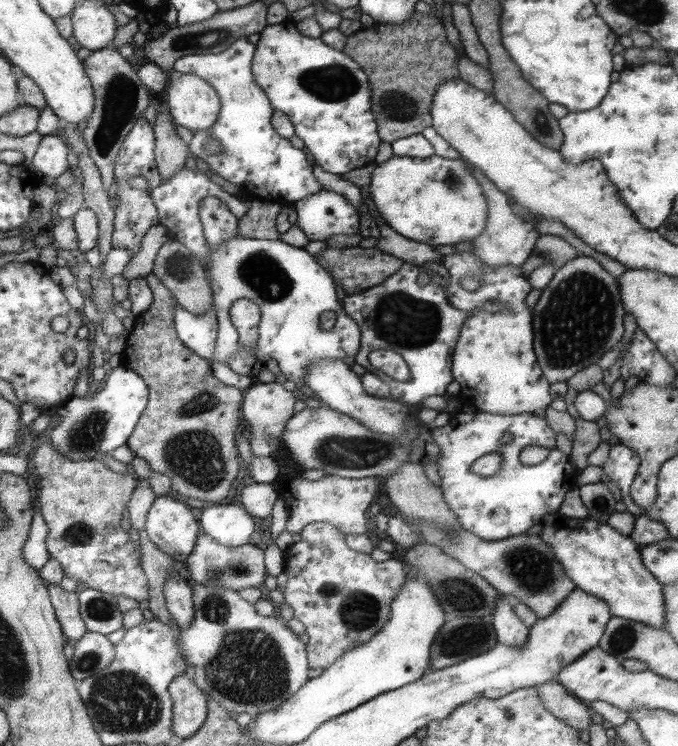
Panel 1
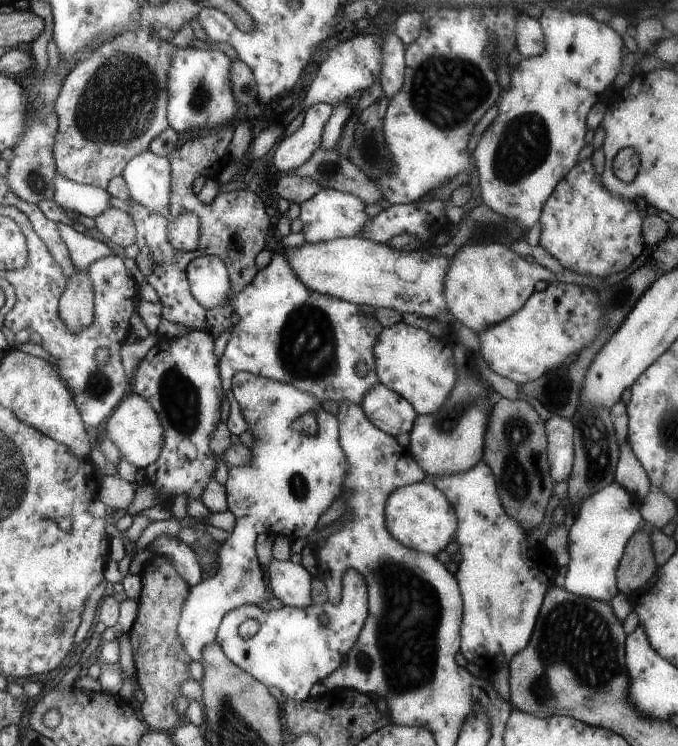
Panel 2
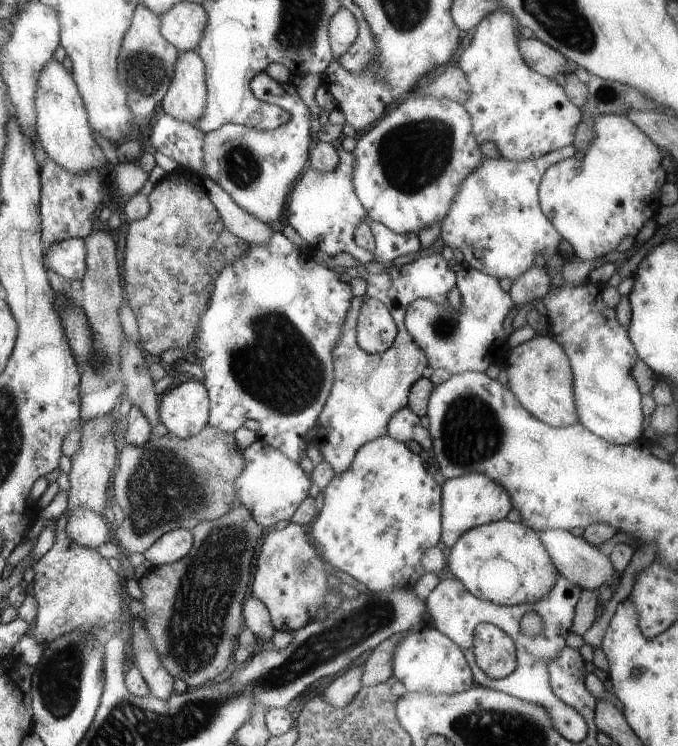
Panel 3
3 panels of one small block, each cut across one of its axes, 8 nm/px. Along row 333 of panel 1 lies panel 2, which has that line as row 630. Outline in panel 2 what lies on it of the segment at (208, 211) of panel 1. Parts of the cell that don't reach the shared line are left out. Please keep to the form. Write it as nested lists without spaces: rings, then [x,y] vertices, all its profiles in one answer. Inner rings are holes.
[[[347,570],[343,578],[343,596],[341,602],[321,602],[309,606],[283,606],[279,610],[263,610],[257,604],[245,604],[241,608],[231,610],[219,630],[217,642],[225,648],[227,656],[253,678],[263,682],[267,688],[273,686],[283,692],[289,700],[305,702],[311,698],[311,688],[315,684],[323,684],[337,666],[341,666],[341,656],[353,650],[353,642],[357,642],[357,634],[361,634],[361,626],[365,626],[367,618],[367,590],[361,578]],[[321,614],[329,616],[327,626],[319,622]],[[243,620],[257,620],[261,630],[257,636],[243,640],[239,636],[239,624]]]

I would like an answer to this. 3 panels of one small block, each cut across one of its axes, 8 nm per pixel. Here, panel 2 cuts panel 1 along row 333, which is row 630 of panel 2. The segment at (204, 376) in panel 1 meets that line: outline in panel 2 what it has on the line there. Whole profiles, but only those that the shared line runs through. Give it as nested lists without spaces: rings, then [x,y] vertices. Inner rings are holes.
[[[165,556],[151,558],[143,568],[141,580],[143,580],[143,596],[139,604],[139,616],[133,630],[129,630],[135,654],[135,670],[139,674],[139,682],[147,696],[139,712],[153,730],[171,730],[179,720],[179,712],[175,710],[173,704],[173,700],[181,696],[177,692],[177,686],[183,680],[193,678],[189,672],[189,662],[193,662],[193,658],[189,658],[189,654],[185,652],[177,630],[183,614],[183,604],[191,588],[179,576],[171,560]]]

